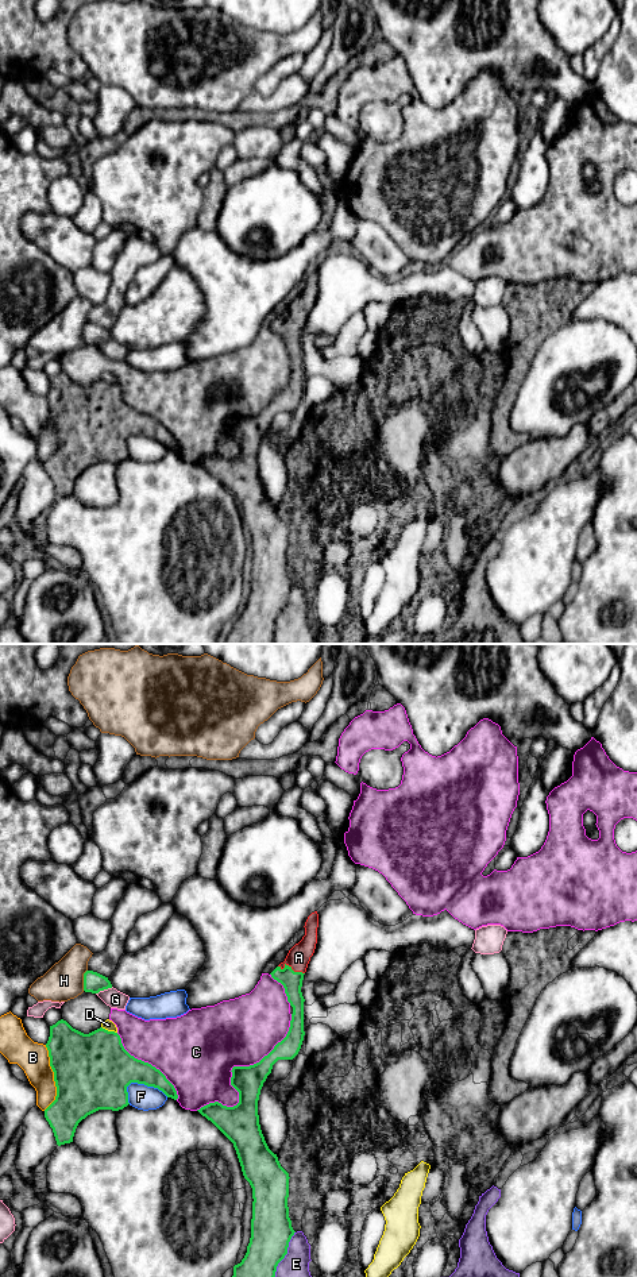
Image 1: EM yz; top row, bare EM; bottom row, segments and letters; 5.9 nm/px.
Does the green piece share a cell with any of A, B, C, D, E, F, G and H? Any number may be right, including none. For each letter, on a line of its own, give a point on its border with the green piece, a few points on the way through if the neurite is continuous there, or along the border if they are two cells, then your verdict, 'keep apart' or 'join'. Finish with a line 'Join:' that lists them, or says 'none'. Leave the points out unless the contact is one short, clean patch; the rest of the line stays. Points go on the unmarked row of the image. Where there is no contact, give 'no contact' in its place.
A: contact yz (290, 320); join
B: contact yz (54, 429); keep apart
C: contact yz (232, 421); keep apart
D: contact yz (109, 384); keep apart
E: contact yz (281, 612); keep apart
F: contact yz (147, 438); keep apart
G: contact yz (104, 340); keep apart
H: contact yz (84, 332); keep apart
Join: A

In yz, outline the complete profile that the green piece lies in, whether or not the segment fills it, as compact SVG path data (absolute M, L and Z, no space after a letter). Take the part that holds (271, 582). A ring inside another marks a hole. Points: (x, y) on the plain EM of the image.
M312 265L305 274L305 288L287 305L270 327L285 340L287 354L293 359L290 379L286 389L278 394L274 401L259 414L250 418L233 418L231 437L239 444L239 455L233 459L223 458L219 454L209 455L197 462L202 468L211 472L232 495L236 502L244 531L252 540L252 571L251 590L247 605L240 616L233 618L233 628L228 637L220 644L274 644L274 629L278 616L287 606L287 599L294 582L289 570L289 525L281 518L277 506L274 506L262 486L258 467L258 452L260 441L273 417L278 412L293 412L304 393L304 348L301 344L304 327L317 296L318 266Z

